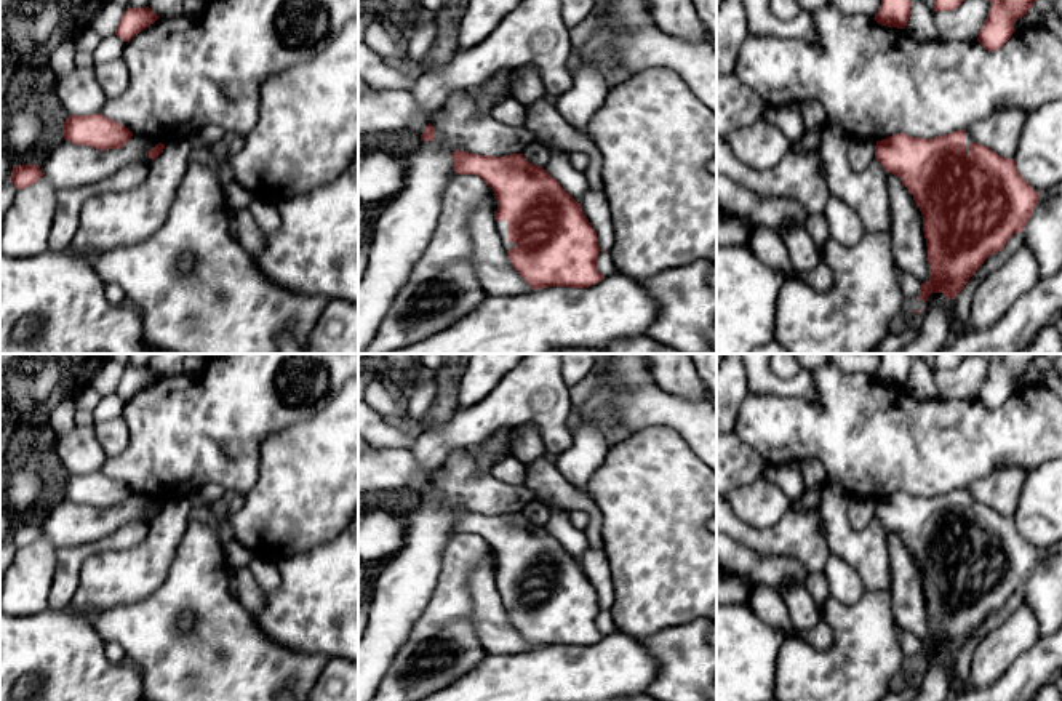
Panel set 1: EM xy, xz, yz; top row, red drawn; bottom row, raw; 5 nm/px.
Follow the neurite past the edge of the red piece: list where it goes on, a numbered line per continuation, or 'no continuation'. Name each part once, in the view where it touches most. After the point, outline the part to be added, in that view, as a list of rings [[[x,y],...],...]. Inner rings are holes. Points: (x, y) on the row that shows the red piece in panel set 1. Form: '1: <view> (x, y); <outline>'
1: xz (503, 226); [[[496,221],[496,227],[497,227],[497,232],[499,232],[501,238],[502,238],[502,245],[504,245],[505,251],[517,246],[517,243],[509,242],[509,222],[507,221]]]

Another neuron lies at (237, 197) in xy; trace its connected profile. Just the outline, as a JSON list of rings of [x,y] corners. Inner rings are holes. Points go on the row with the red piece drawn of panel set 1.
[[[237,182],[222,186],[222,194],[229,211],[246,208],[253,200],[251,194]]]

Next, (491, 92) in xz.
[[[491,78],[480,90],[481,90],[481,93],[477,96],[477,104],[481,110],[481,114],[489,114],[493,106],[499,99],[507,96],[507,93],[504,90],[504,82],[501,78]]]

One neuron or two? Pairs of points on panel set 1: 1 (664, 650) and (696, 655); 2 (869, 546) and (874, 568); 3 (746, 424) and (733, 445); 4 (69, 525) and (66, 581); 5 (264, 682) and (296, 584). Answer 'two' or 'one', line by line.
1: one
2: one
3: two
4: two
5: two

